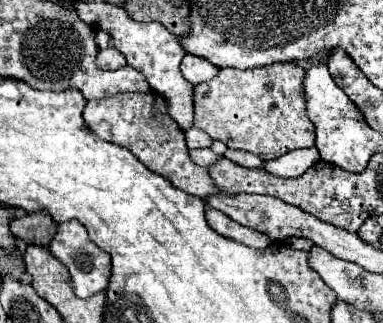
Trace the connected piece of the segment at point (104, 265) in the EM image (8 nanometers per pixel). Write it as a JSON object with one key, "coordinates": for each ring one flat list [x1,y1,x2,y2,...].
{"coordinates":[[71,220,71,222,59,224,57,234,55,234,53,242,49,244,49,250,53,252,53,256,57,256,67,266,67,270,71,274,73,290,79,298,89,298,97,292,107,290,109,278,111,278,111,256,89,240,89,234,81,222]]}

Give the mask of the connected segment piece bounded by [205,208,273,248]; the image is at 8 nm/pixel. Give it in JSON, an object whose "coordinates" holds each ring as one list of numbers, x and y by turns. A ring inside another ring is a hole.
{"coordinates":[[209,208,205,218,207,218,207,224,215,232,219,232,221,236,237,240,241,244,247,244,251,248,267,248,267,246,273,244,273,240,269,236,265,236,265,234,253,230,253,228,247,228,247,226,243,226,239,222,233,222,229,216,225,216,223,212,219,212,215,208]]}

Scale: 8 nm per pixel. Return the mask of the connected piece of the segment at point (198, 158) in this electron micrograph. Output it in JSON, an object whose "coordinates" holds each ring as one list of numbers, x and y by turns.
{"coordinates":[[189,150,189,156,191,156,191,160,193,160,195,164,199,164,199,166,203,166,203,168,221,158,221,156,217,156,217,154,213,154,211,150]]}

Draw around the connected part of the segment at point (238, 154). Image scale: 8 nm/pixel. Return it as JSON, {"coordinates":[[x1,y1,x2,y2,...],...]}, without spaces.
{"coordinates":[[227,150,225,158,229,158,231,162,235,162,243,168,259,168,263,164,259,156,253,156,251,152,241,152,241,150]]}

